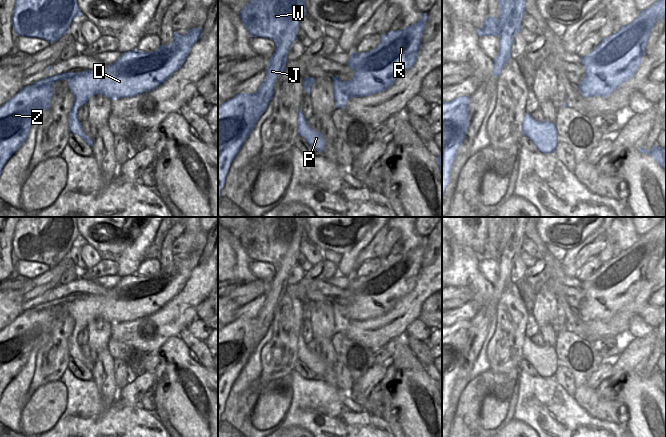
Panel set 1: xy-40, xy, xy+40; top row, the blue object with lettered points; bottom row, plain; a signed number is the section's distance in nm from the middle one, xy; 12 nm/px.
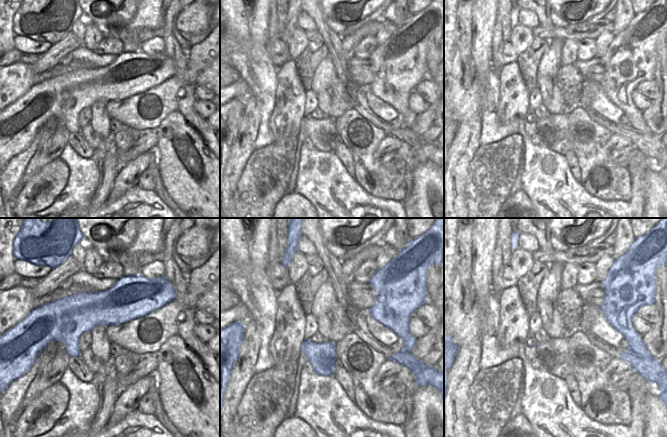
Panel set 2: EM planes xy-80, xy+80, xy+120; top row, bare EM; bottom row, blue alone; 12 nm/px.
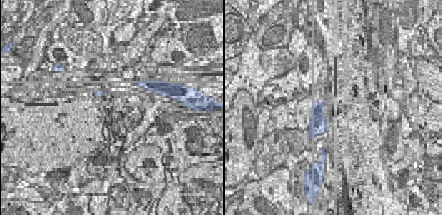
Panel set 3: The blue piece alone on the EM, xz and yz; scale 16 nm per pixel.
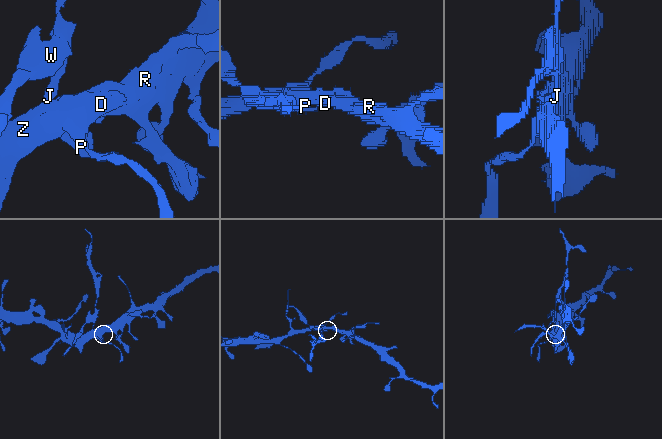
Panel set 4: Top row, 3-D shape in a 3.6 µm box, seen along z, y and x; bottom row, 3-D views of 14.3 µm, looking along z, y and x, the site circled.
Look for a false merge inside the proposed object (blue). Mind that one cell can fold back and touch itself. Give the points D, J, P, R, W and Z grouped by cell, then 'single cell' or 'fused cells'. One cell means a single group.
D J P R Z / W; fused cells

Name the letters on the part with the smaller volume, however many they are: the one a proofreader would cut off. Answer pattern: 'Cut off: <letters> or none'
Cut off: W.

